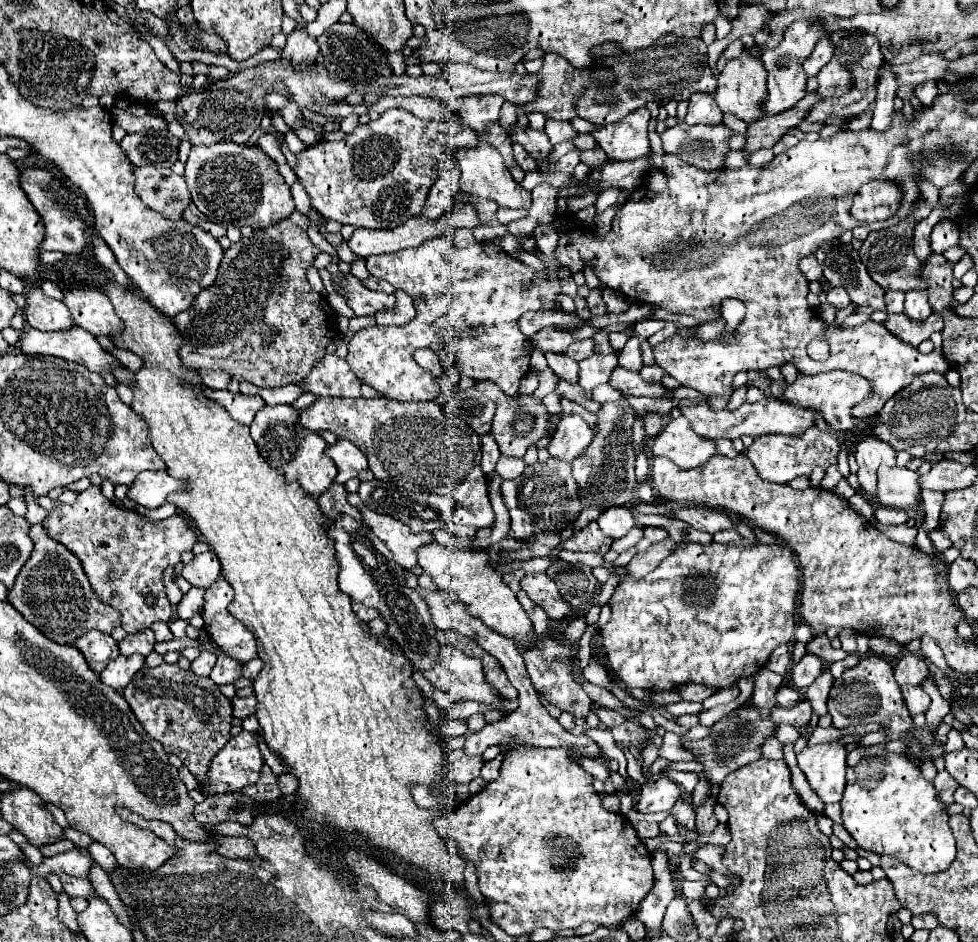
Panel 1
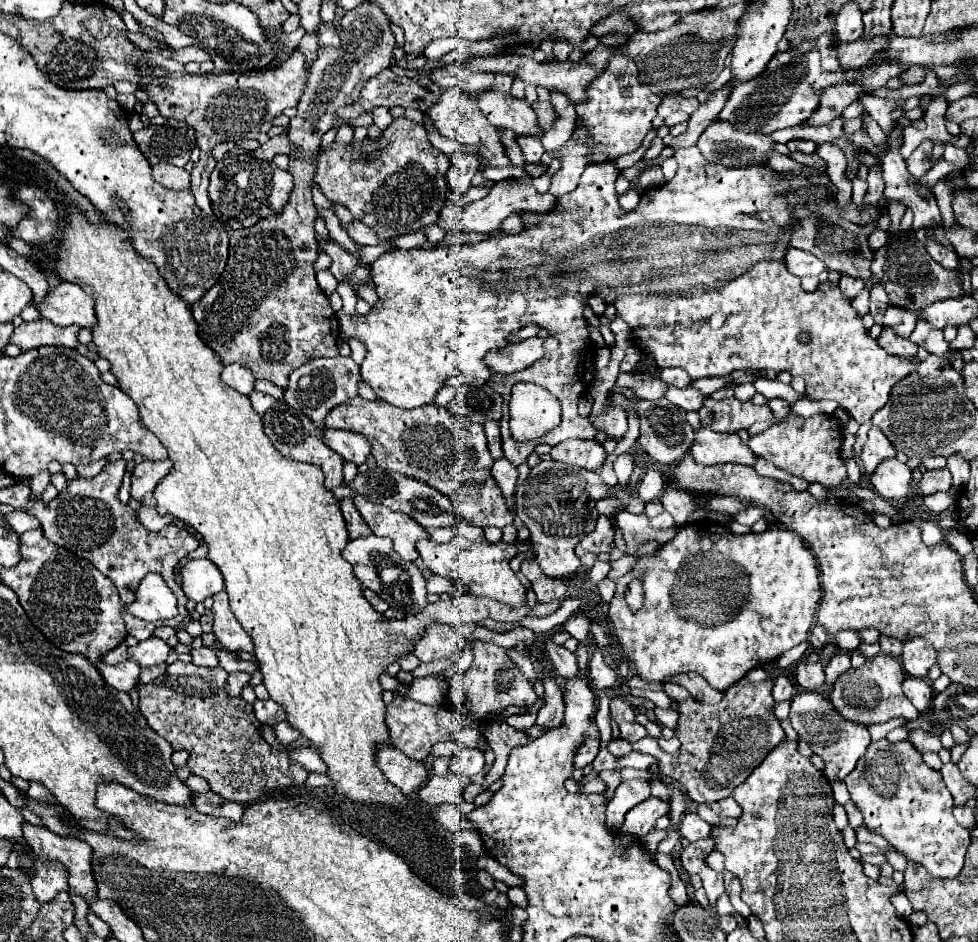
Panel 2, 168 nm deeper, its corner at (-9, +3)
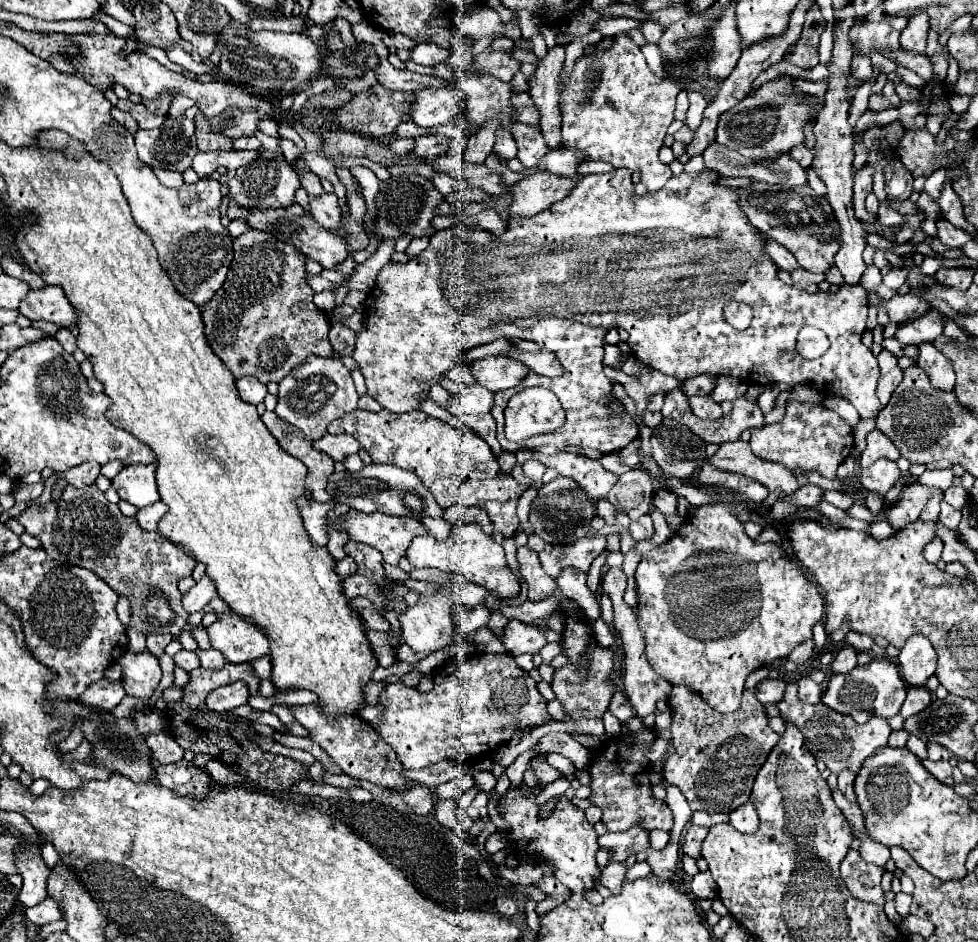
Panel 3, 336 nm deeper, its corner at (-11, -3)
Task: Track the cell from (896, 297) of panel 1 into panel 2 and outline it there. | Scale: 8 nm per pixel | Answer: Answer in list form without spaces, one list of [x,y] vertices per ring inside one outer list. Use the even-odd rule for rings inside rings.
[[[890,305],[884,313],[884,319],[882,319],[882,325],[890,325],[896,329],[898,335],[910,335],[914,331],[914,325],[916,325],[916,311],[910,311],[906,307],[896,307],[896,305]]]

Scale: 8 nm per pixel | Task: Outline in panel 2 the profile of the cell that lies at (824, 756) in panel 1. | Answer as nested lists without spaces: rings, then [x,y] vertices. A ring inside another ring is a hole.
[[[800,691],[790,703],[790,723],[798,731],[800,739],[806,741],[818,757],[822,757],[824,777],[830,783],[842,781],[856,767],[856,761],[866,753],[866,747],[870,745],[868,729],[860,723],[846,721],[822,691]]]

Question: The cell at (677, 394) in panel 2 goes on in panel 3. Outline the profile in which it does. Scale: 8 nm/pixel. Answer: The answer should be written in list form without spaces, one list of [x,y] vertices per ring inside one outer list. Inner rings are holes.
[[[690,397],[690,407],[696,417],[700,419],[720,419],[722,409],[712,397]]]

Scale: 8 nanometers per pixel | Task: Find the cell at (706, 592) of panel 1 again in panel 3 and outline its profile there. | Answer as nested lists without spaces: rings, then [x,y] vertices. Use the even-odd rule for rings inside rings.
[[[716,489],[716,491],[712,491],[712,495],[716,497],[716,503],[700,505],[696,509],[696,513],[692,513],[692,515],[688,515],[684,519],[682,527],[666,543],[662,543],[660,547],[656,547],[656,549],[648,551],[646,555],[642,555],[642,561],[640,561],[638,569],[636,569],[636,585],[638,585],[636,615],[638,615],[640,629],[646,635],[646,657],[650,661],[652,669],[662,679],[666,679],[668,683],[672,683],[672,685],[686,685],[692,691],[696,691],[714,711],[718,711],[718,713],[732,713],[732,711],[736,711],[740,707],[744,681],[746,681],[746,677],[752,671],[764,667],[764,665],[770,665],[772,661],[776,661],[780,657],[790,655],[790,651],[798,643],[802,643],[802,641],[812,637],[812,627],[818,621],[822,621],[822,617],[824,617],[824,597],[818,591],[818,587],[806,577],[804,569],[800,569],[802,565],[794,557],[782,555],[782,551],[776,545],[772,545],[772,543],[758,544],[744,532],[744,523],[736,517],[734,505],[741,505],[746,510],[752,511],[745,499],[742,499],[736,493],[724,493],[724,489],[720,489],[720,491]]]

